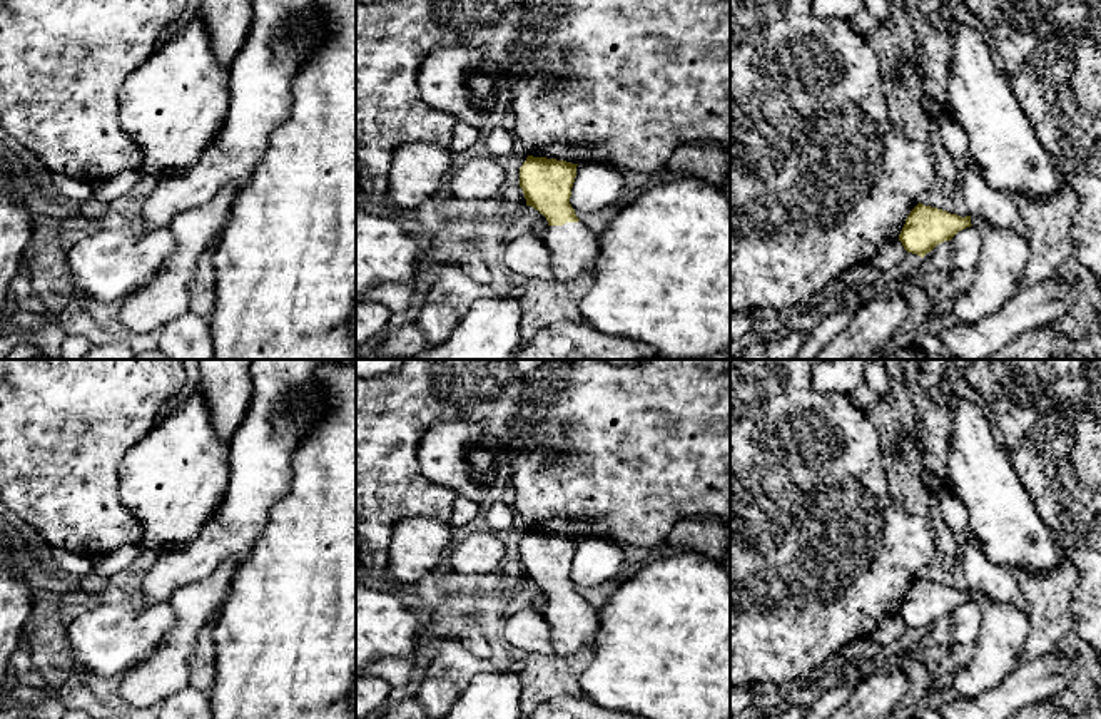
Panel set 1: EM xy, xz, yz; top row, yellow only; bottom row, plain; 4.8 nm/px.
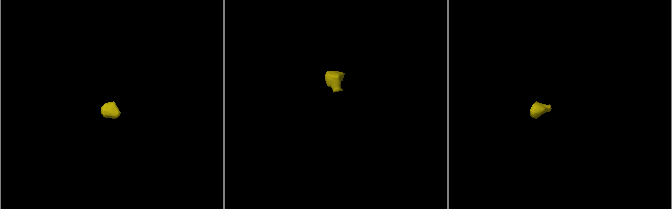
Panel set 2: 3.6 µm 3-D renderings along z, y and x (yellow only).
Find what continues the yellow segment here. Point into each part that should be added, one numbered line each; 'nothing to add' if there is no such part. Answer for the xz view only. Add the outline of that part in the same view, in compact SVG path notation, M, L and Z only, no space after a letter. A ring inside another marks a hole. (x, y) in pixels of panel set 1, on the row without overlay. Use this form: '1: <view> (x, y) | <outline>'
1: xz (575, 622) | M583 597L550 600L543 614L551 625L553 654L566 657L583 647L593 647L600 614Z

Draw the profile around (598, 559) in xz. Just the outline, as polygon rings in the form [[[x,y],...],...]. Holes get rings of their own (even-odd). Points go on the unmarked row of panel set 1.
[[[608,537],[576,540],[570,579],[575,587],[598,587],[611,580],[627,560],[627,545]]]

